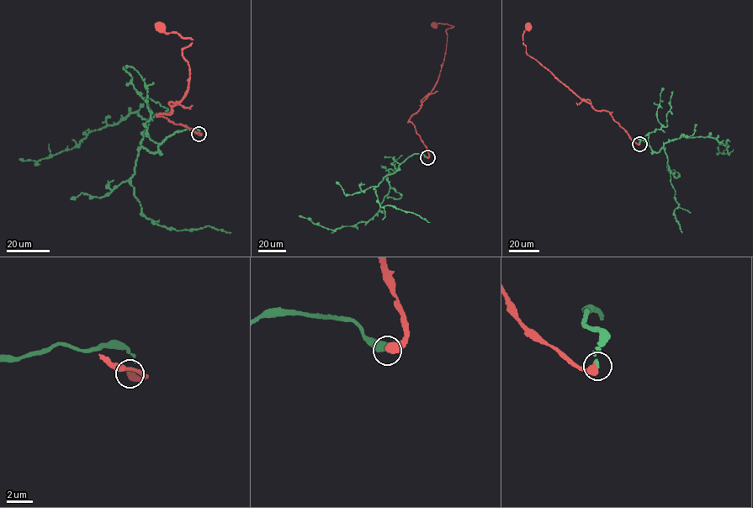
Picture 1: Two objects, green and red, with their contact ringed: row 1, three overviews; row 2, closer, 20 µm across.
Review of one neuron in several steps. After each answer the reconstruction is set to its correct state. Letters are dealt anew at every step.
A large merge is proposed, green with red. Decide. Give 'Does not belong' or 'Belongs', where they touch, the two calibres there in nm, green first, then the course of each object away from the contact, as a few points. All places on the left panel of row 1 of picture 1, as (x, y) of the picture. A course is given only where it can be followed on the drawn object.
Belongs. Place: (198, 134). Thickness 240 nm (green) against 550 nm. Course of green: (198, 134), (177, 131), (149, 152), (140, 144), (149, 119), (135, 111), (71, 149), (19, 159). Course of red: (198, 134), (157, 115), (171, 113), (188, 90), (189, 71), (182, 50), (192, 43), (161, 28)

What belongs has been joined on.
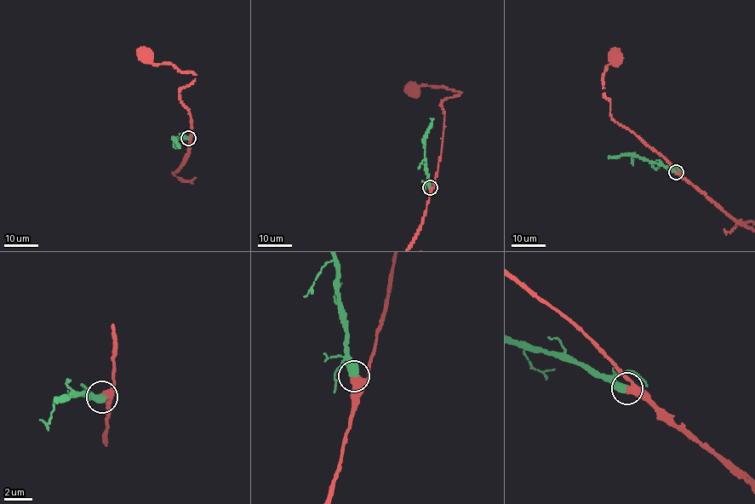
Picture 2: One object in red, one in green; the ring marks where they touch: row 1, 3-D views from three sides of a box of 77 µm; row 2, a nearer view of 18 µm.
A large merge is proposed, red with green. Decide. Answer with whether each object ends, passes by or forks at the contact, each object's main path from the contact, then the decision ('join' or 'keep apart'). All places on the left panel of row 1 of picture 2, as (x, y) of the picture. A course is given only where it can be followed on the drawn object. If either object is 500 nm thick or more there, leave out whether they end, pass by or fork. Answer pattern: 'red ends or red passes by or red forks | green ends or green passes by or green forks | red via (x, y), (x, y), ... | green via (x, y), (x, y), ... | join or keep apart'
red via (188, 138), (191, 121), (179, 91), (195, 79), (195, 74), (178, 70), (169, 63), (152, 64), (145, 56) | green via (188, 138), (175, 139), (180, 147) | join

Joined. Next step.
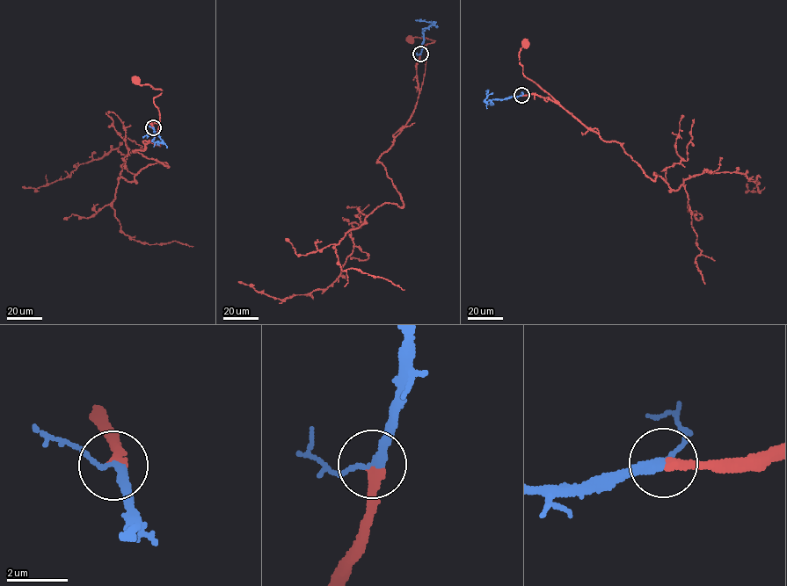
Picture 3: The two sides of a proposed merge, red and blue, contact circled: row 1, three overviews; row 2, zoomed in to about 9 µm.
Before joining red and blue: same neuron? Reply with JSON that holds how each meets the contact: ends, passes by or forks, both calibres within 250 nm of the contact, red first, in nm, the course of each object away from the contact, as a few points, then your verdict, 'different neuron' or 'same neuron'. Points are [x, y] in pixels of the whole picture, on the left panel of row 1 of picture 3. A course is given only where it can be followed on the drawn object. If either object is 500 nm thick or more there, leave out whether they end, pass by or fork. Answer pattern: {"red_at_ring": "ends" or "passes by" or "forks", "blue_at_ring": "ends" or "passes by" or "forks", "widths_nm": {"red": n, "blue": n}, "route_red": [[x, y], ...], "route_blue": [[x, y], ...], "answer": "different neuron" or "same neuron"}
{"red_at_ring": "ends", "blue_at_ring": "passes by", "widths_nm": {"red": 240, "blue": 220}, "route_red": [[153, 127], [152, 123], [159, 122], [158, 109], [153, 98], [162, 90], [148, 84], [139, 84], [135, 81]], "route_blue": [[153, 127], [155, 136], [152, 141], [163, 142], [156, 133], [142, 137]], "answer": "same neuron"}

